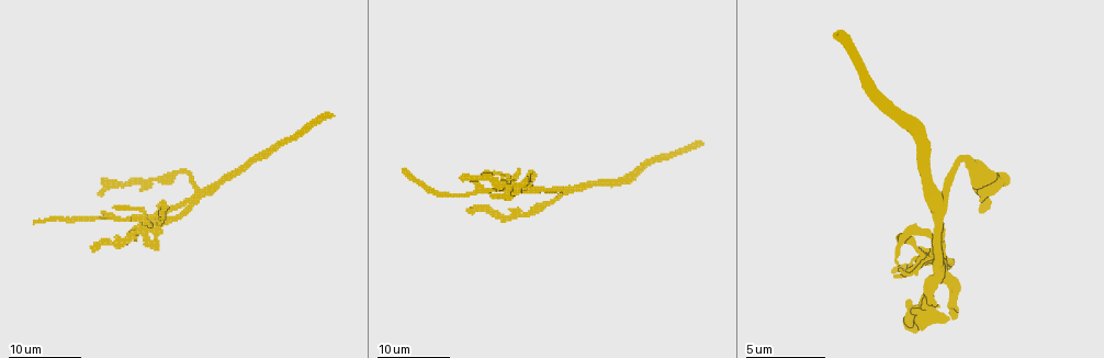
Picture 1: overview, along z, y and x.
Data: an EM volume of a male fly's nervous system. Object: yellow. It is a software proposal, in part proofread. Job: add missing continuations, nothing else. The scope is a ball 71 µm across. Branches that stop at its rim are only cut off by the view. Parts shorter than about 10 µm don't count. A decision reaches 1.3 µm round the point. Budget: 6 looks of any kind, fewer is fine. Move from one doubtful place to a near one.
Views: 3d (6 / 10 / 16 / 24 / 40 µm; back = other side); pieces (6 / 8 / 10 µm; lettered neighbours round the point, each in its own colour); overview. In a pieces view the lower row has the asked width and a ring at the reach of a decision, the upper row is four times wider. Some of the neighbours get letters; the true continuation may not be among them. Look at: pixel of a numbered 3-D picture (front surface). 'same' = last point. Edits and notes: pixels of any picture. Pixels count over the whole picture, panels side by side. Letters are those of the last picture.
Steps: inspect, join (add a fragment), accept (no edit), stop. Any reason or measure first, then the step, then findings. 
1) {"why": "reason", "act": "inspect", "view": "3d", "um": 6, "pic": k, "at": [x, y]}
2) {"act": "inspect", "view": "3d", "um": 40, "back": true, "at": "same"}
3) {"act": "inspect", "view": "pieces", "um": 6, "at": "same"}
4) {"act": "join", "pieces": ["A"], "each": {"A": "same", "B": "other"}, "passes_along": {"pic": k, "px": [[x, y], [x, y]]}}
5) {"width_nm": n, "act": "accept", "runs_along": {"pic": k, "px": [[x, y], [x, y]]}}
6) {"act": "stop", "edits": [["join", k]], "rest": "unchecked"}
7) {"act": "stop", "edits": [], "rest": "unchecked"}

{"why": "branch stops here", "act": "inspect", "view": "3d", "um": 24, "pic": 1, "at": [460, 178]}

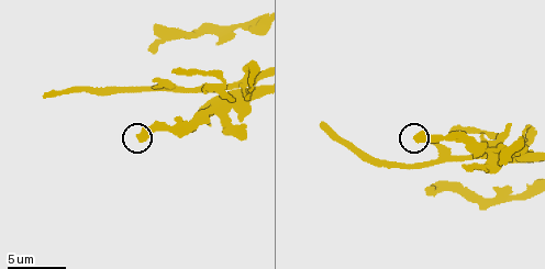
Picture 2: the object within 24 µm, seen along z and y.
{"act": "inspect", "view": "pieces", "um": 10, "pic": 2, "at": [140, 137]}

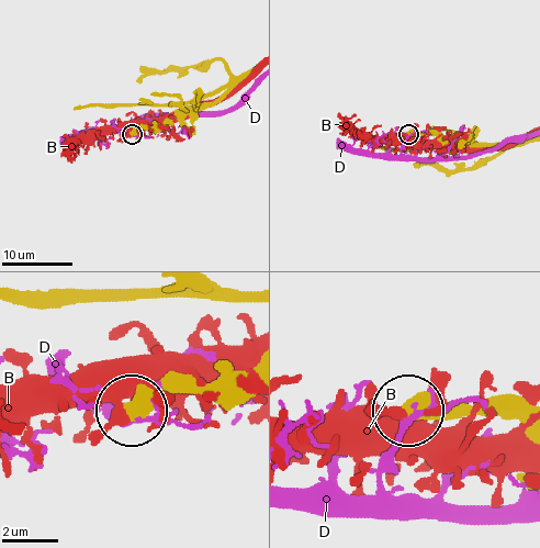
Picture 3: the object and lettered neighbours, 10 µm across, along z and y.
{"width_nm": 540, "act": "accept", "each": {"B": "other", "D": "other"}, "runs_along": {"pic": 3, "px": [[526, 417], [407, 411]]}, "found": "none of them fits"}

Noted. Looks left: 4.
{"why": "free end", "act": "inspect", "view": "pieces", "um": 8, "pic": 2, "at": [231, 101]}

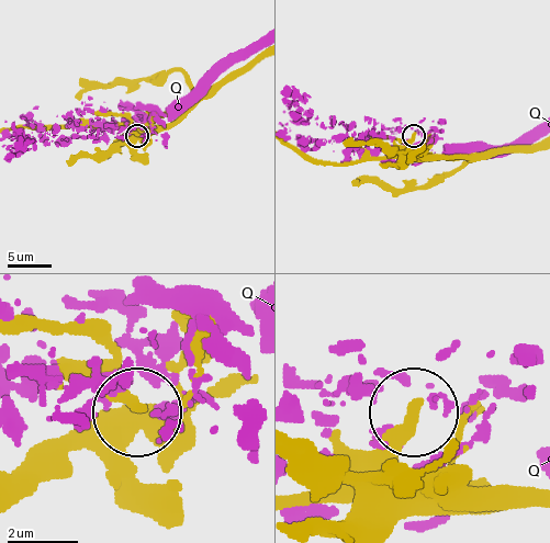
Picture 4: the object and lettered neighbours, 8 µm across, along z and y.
{"width_nm": 290, "act": "accept", "each": {"Q": "other"}, "found": "none of them fits"}

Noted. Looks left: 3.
{"why": "free end", "act": "inspect", "view": "pieces", "um": 10, "pic": 2, "at": [175, 70]}

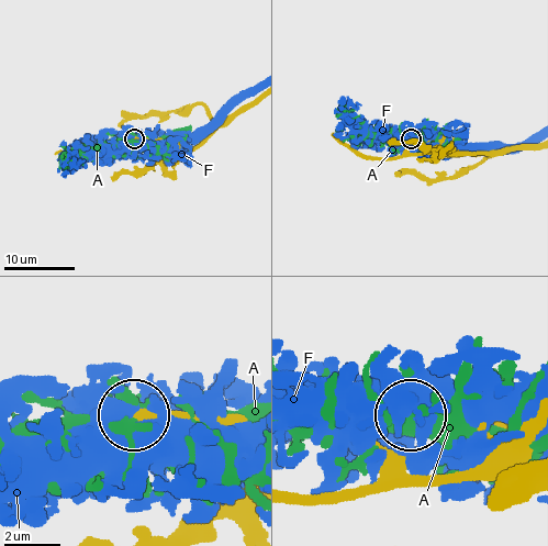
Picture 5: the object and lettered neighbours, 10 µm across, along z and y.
{"act": "accept", "each": {"A": "other", "F": "other"}, "found": "no lettered fragment goes on from it"}

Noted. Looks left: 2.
{"act": "stop", "edits": [], "rest": "unchecked"}

